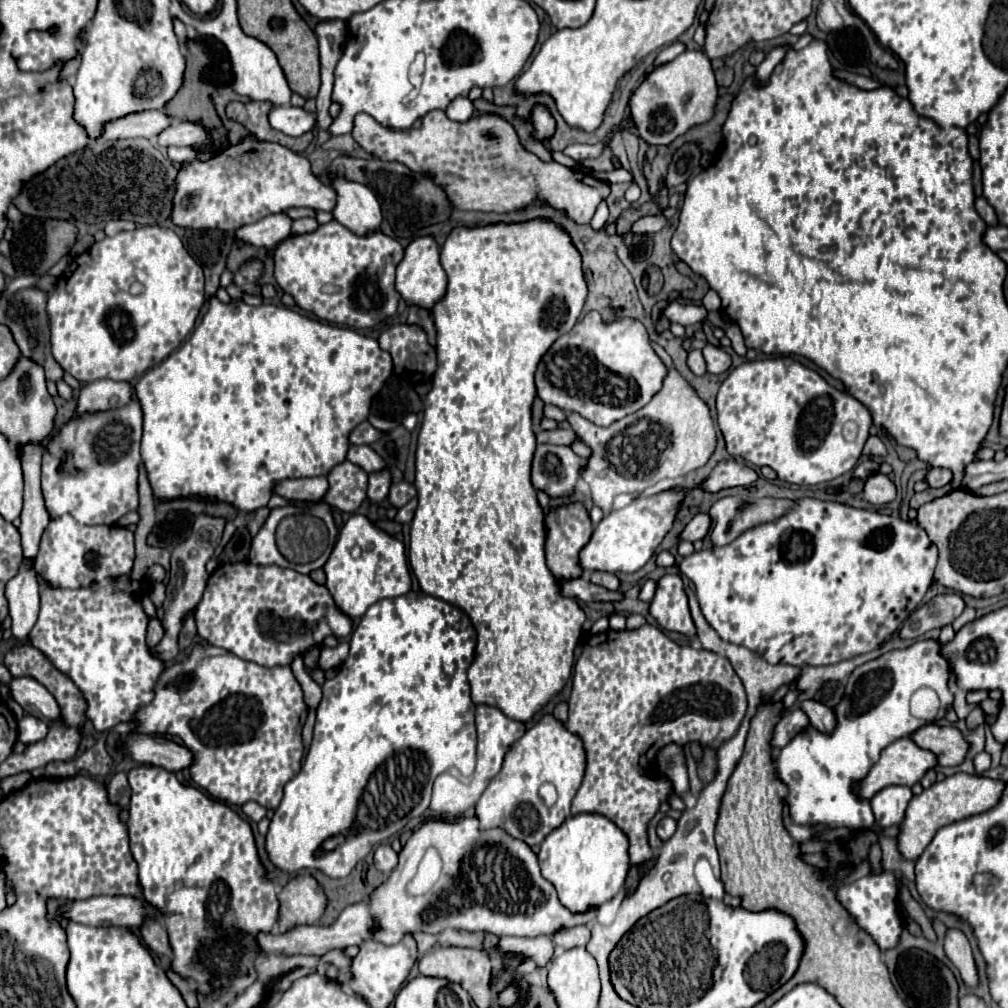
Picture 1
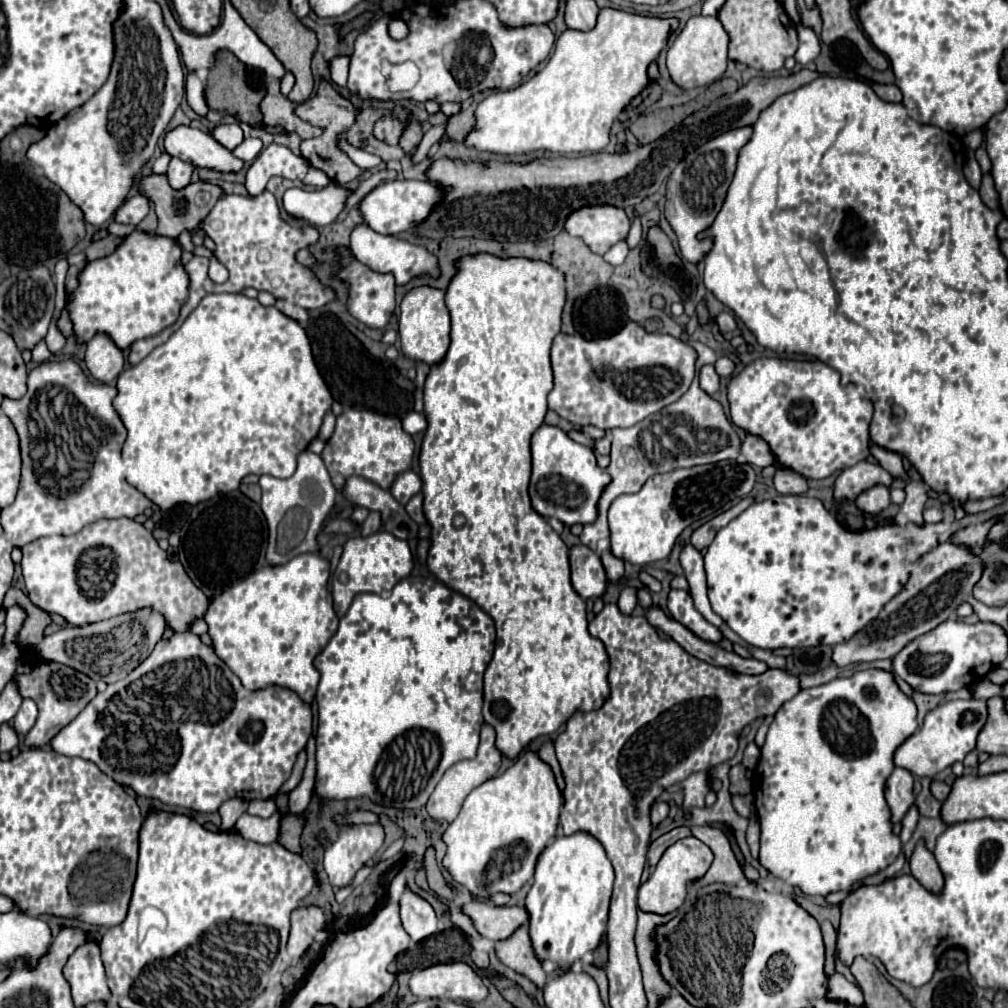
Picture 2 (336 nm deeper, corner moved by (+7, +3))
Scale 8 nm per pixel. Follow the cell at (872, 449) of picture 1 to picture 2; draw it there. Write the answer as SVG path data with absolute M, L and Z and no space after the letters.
M871 445L871 455L873 455L873 457L879 461L879 465L881 465L883 469L887 469L893 477L897 477L897 479L905 479L905 477L907 477L899 453L887 451L887 449L879 447L879 445Z

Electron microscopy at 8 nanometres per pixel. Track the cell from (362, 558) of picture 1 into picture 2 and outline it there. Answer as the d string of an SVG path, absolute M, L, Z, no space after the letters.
M387 531L373 533L369 537L353 537L343 545L343 553L339 565L333 573L333 603L337 617L343 617L359 593L385 593L395 587L401 579L405 579L413 569L411 549L407 541L397 539Z

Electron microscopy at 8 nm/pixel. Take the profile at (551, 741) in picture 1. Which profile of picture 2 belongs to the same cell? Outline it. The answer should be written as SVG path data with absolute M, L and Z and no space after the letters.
M523 751L507 771L481 783L467 795L457 819L449 823L449 827L441 835L441 839L447 843L443 865L453 875L453 881L469 889L475 897L485 899L489 893L497 891L515 893L533 877L539 853L555 839L559 827L559 811L561 791L557 787L553 769L545 761L541 761L537 753Z

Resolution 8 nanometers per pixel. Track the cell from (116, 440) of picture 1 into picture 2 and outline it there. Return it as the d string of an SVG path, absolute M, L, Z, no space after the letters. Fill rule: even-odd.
M49 361L28 373L27 393L19 401L3 399L1 411L15 425L21 439L23 473L19 493L13 505L1 513L3 529L15 547L23 547L39 537L47 535L73 535L85 525L99 519L137 517L153 503L135 487L131 487L123 475L122 447L127 439L127 429L113 409L115 387L103 383L91 383L81 369L73 369L75 361ZM49 399L55 399L59 425L73 453L73 459L89 469L73 469L69 465L59 467L59 449L53 443L51 423L55 423Z

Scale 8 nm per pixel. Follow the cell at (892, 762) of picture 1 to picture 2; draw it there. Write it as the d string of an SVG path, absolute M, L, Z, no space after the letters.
M981 699L947 701L935 707L927 713L923 727L919 727L903 745L899 745L899 749L895 751L895 765L911 771L917 777L935 777L955 761L963 761L963 757L975 747L975 737L983 727L985 715L987 707Z

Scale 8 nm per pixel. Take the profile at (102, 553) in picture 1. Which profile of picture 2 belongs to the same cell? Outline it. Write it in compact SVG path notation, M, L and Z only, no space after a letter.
M103 519L85 525L79 533L69 537L51 535L35 539L23 547L21 569L29 599L37 607L65 617L71 625L87 625L121 613L151 607L161 611L167 617L167 625L179 633L187 631L187 625L193 619L203 617L209 605L209 599L187 577L183 565L179 561L169 561L167 553L157 545L151 531L133 519Z

